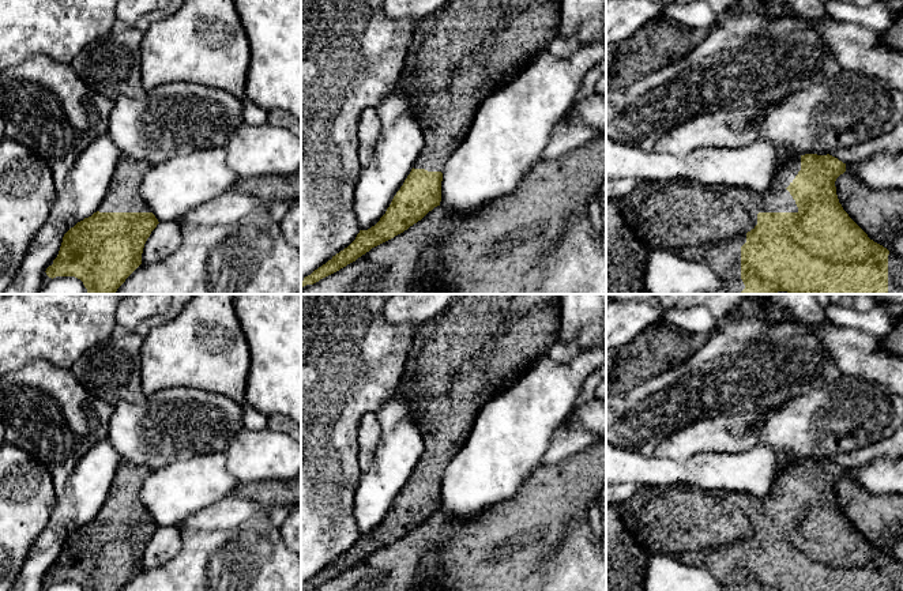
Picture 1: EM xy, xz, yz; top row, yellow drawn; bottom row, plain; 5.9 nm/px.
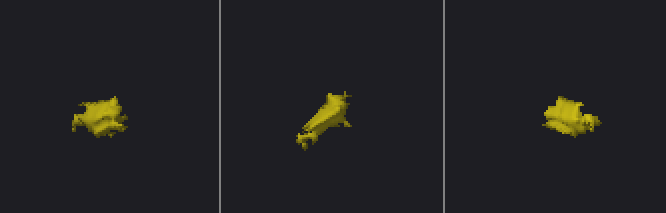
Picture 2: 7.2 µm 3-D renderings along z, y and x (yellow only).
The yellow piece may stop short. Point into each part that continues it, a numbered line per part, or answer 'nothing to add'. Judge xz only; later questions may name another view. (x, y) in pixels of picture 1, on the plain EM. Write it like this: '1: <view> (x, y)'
1: xz (478, 345)

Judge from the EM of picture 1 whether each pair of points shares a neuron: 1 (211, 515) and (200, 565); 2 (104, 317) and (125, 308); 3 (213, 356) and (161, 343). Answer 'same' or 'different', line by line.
1: different
2: different
3: same

